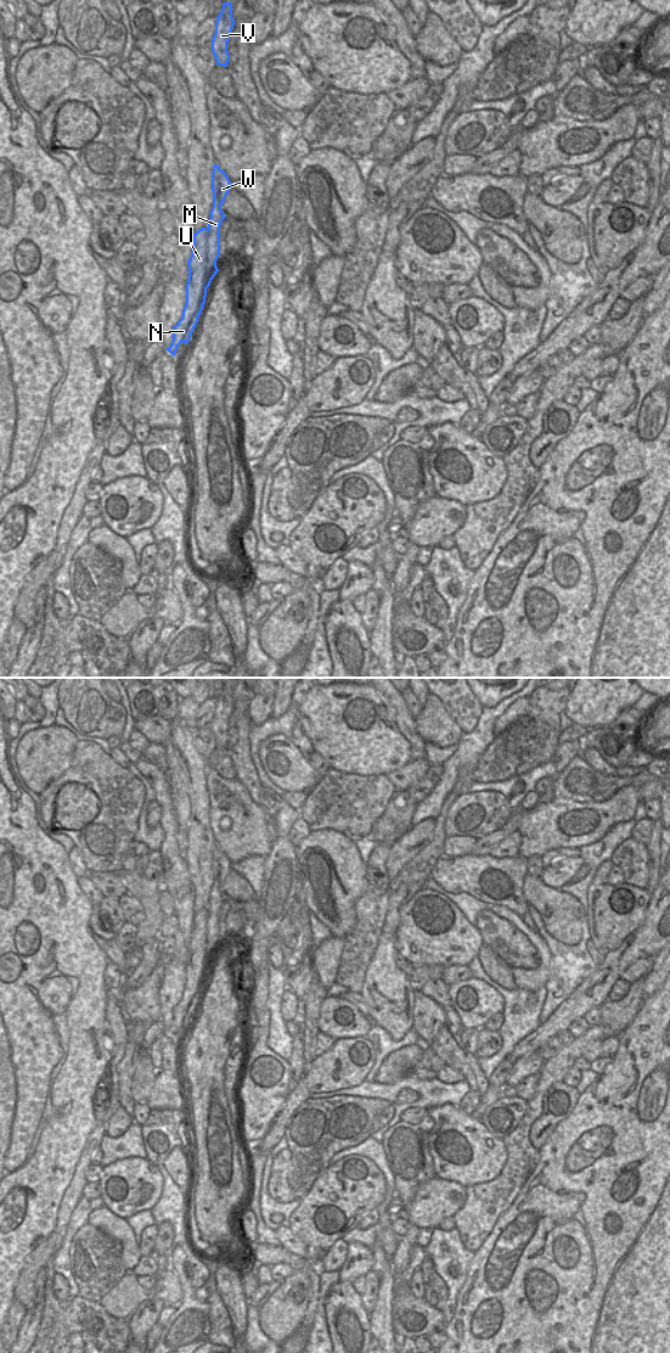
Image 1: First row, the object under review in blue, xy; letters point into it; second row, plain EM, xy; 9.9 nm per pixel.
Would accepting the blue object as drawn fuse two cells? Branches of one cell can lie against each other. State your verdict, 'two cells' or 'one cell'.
two cells

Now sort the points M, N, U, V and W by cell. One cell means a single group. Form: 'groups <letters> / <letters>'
groups M V W / N U

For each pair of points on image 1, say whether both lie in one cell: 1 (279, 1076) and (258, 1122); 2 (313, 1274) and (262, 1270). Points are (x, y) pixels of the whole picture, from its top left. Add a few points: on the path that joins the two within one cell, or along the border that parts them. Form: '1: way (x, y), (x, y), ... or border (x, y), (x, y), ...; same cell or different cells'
1: way (268, 1087), (260, 1094), (258, 1111); same cell
2: border (270, 1266), (260, 1264), (255, 1270); different cells

